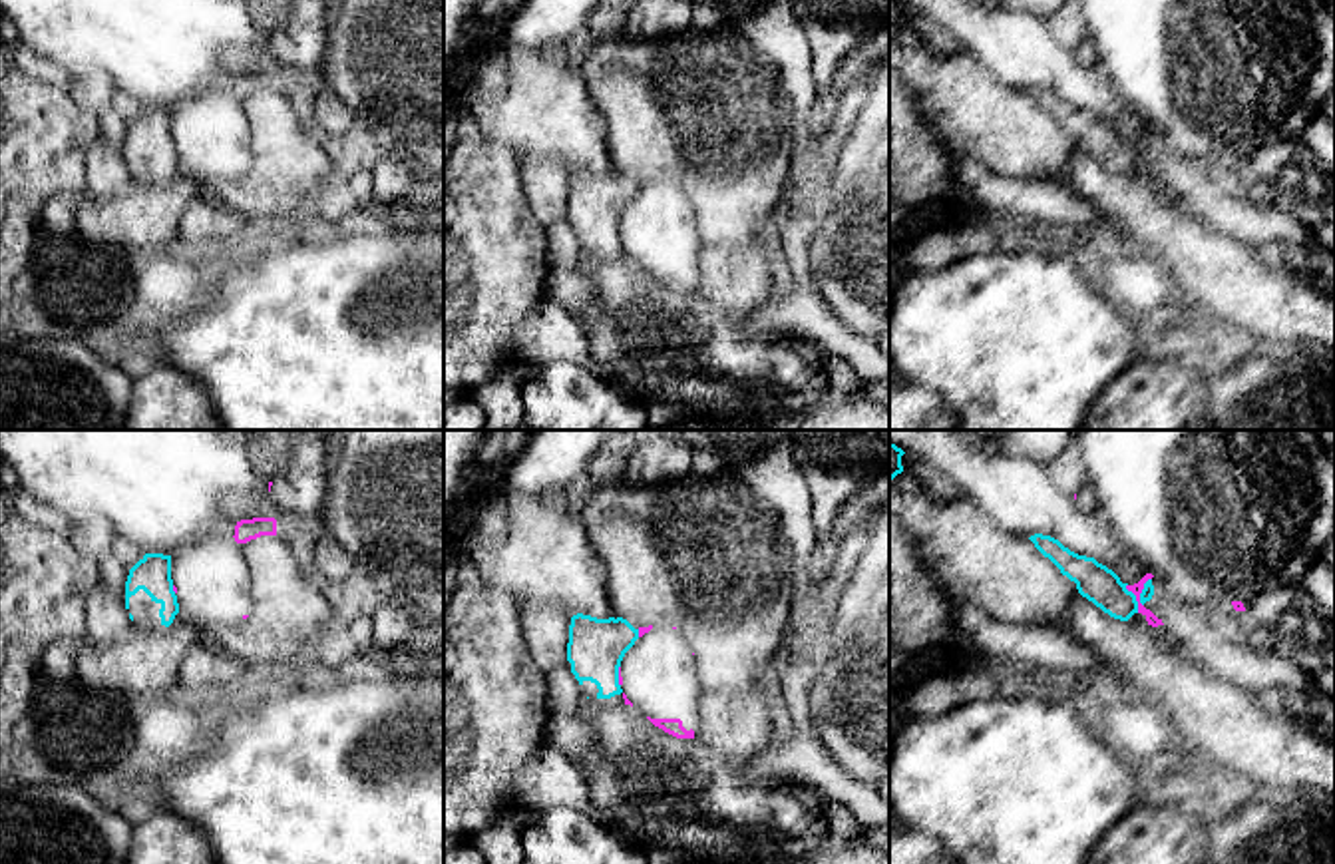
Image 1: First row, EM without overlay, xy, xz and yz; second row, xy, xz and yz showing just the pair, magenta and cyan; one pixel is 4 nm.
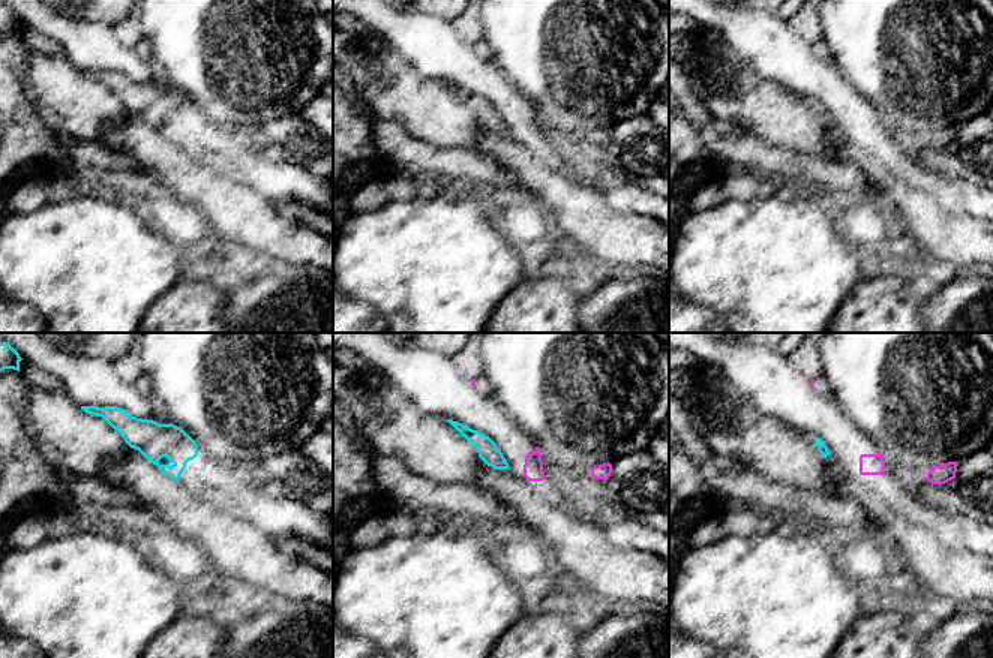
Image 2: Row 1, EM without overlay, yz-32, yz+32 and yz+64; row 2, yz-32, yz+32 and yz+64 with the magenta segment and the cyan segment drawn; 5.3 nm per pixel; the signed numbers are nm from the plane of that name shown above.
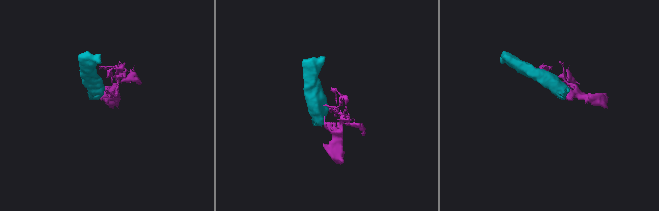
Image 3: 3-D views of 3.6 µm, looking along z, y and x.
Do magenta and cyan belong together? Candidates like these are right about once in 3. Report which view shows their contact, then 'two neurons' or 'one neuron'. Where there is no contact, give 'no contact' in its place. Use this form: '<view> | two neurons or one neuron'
yz | two neurons

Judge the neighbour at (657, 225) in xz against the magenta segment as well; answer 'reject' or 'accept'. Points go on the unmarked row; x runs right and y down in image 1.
accept

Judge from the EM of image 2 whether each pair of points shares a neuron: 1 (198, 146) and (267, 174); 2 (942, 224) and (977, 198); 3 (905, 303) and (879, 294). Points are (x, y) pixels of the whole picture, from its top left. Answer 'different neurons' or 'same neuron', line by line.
1: same neuron
2: different neurons
3: same neuron

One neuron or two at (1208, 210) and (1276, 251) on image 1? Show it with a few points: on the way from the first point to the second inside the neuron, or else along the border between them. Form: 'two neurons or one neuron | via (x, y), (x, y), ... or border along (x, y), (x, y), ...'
two neurons | border along (1272, 241), (1292, 241), (1314, 249)

